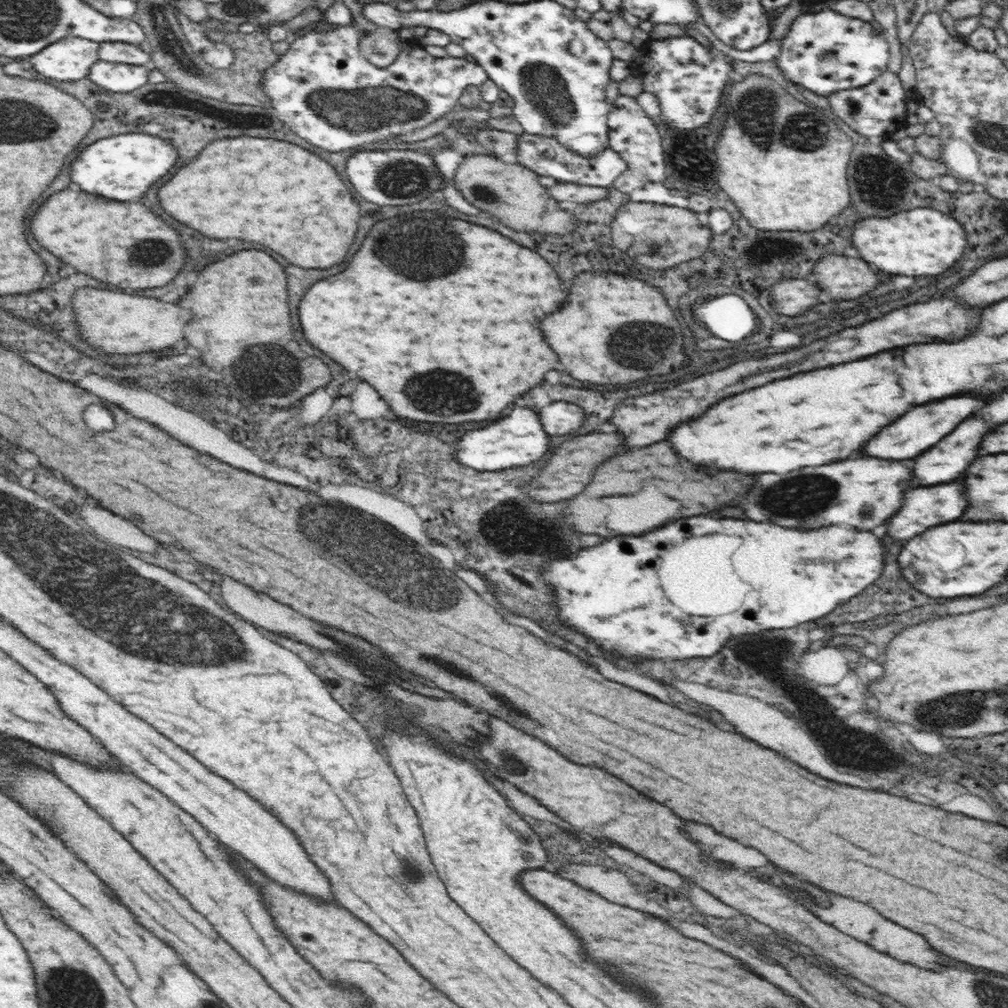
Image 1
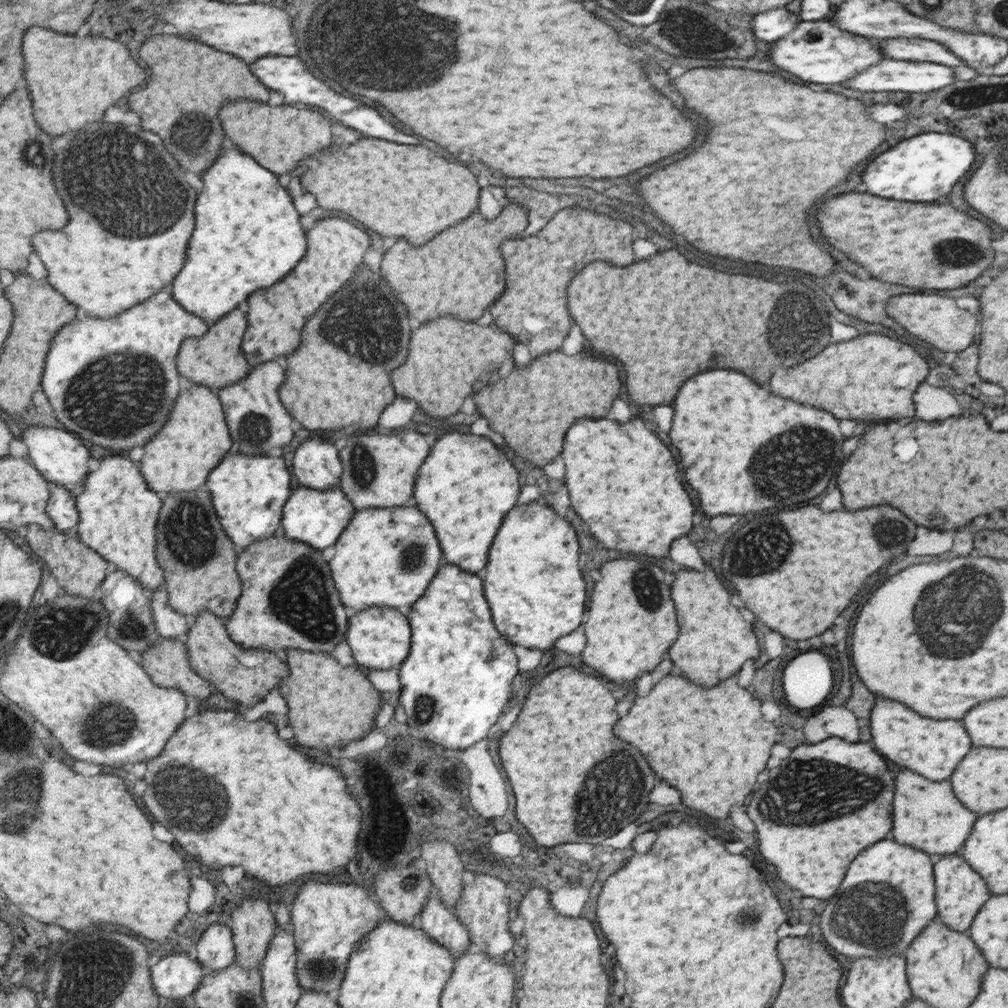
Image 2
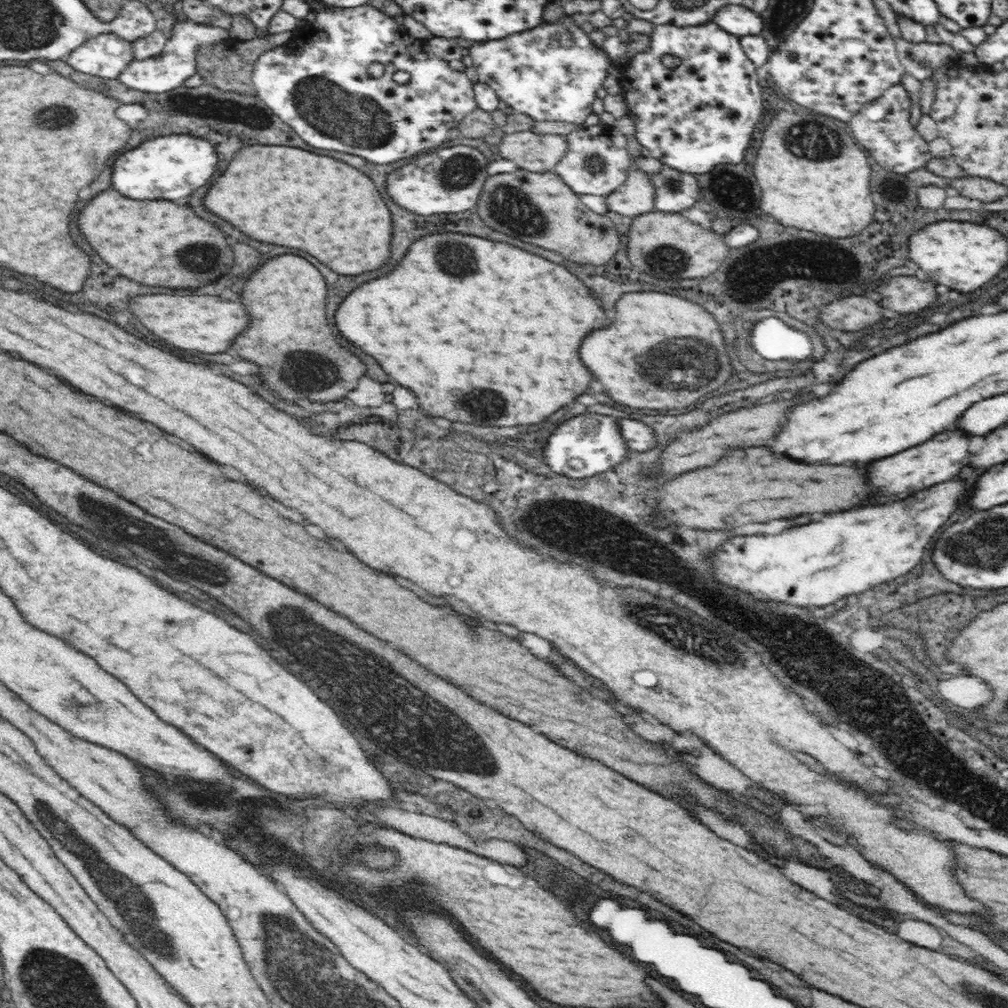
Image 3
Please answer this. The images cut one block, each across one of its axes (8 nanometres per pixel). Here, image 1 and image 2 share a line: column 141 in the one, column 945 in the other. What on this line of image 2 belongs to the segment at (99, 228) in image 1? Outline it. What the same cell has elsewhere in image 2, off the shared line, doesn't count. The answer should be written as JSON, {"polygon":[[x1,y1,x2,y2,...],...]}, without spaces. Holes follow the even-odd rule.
{"polygon":[[852,192,826,200,818,210,816,218,820,222,820,230,826,242,830,242,840,252,846,250,846,256,868,268,872,276,884,282,916,286,922,290,926,288,954,290,966,286,994,262,994,254,996,254,992,248,992,228,976,218,970,218,966,212,952,208,950,204,936,204,936,202,918,204,918,202,900,202,900,200,896,202,866,192]]}

